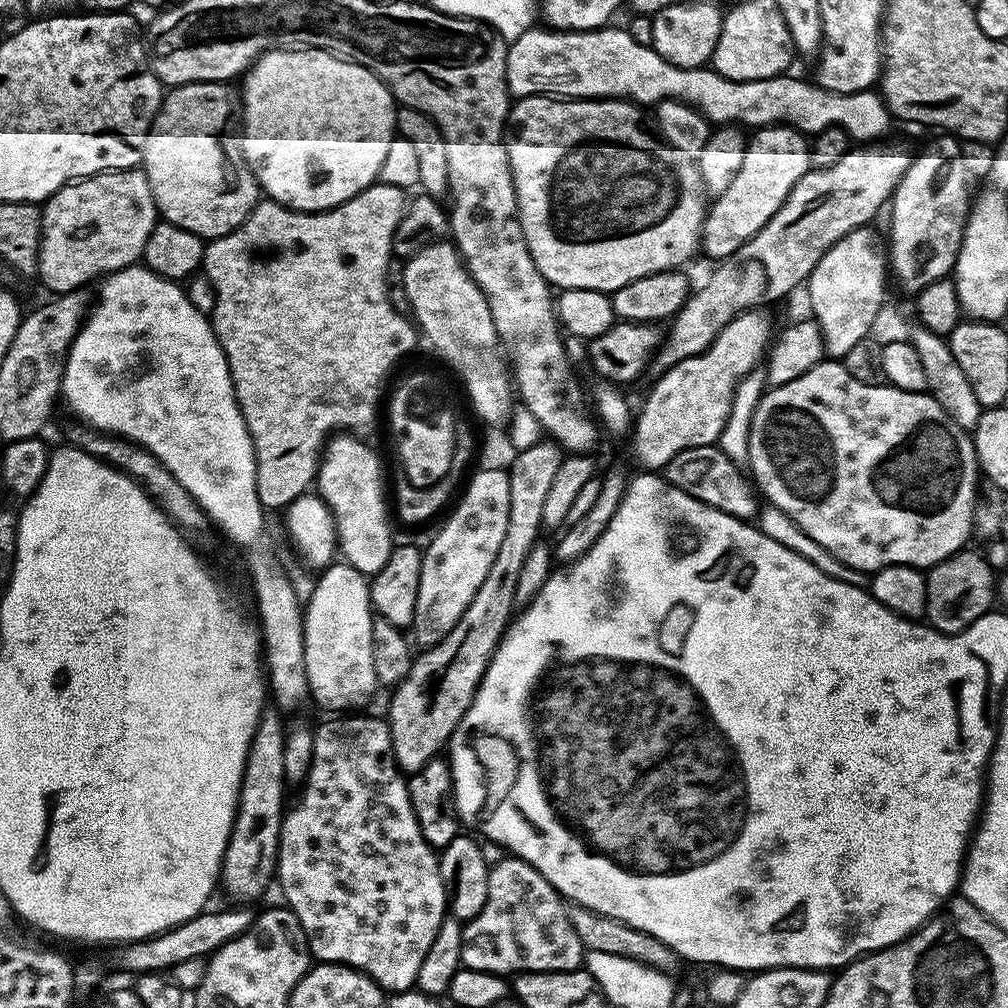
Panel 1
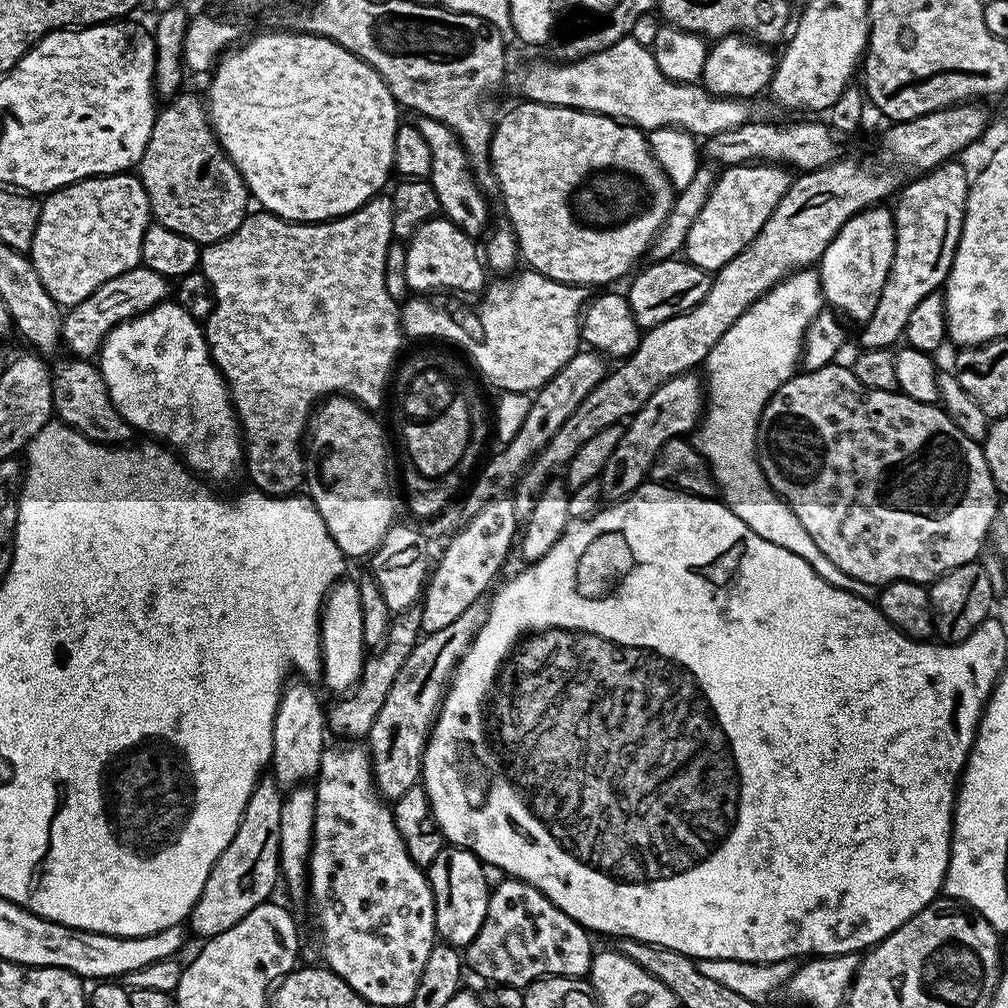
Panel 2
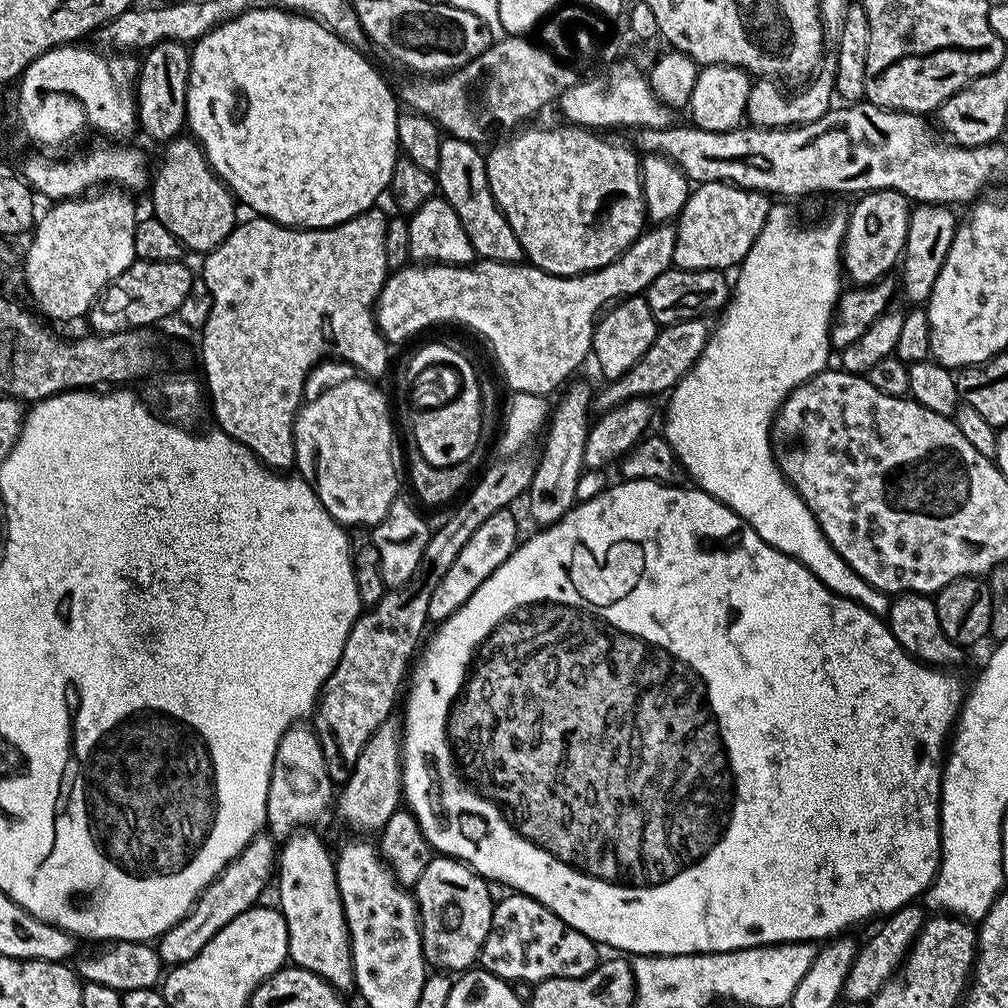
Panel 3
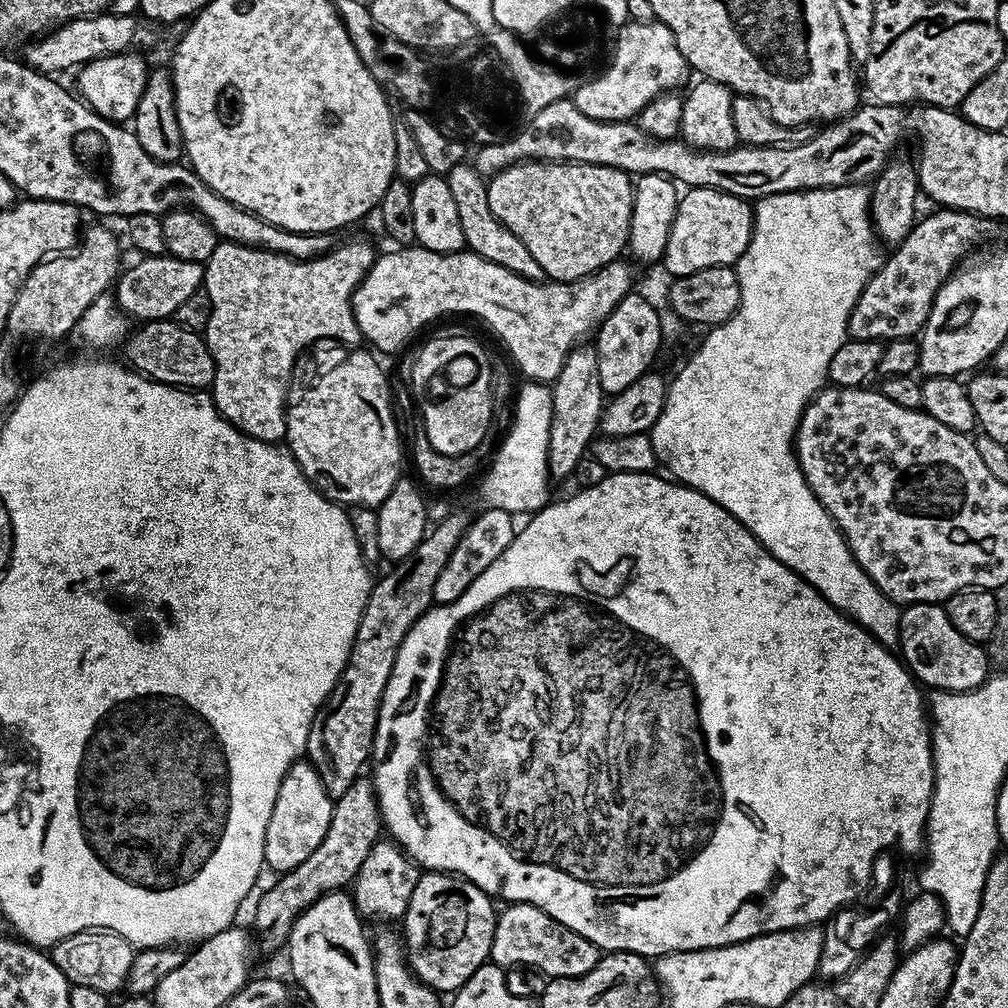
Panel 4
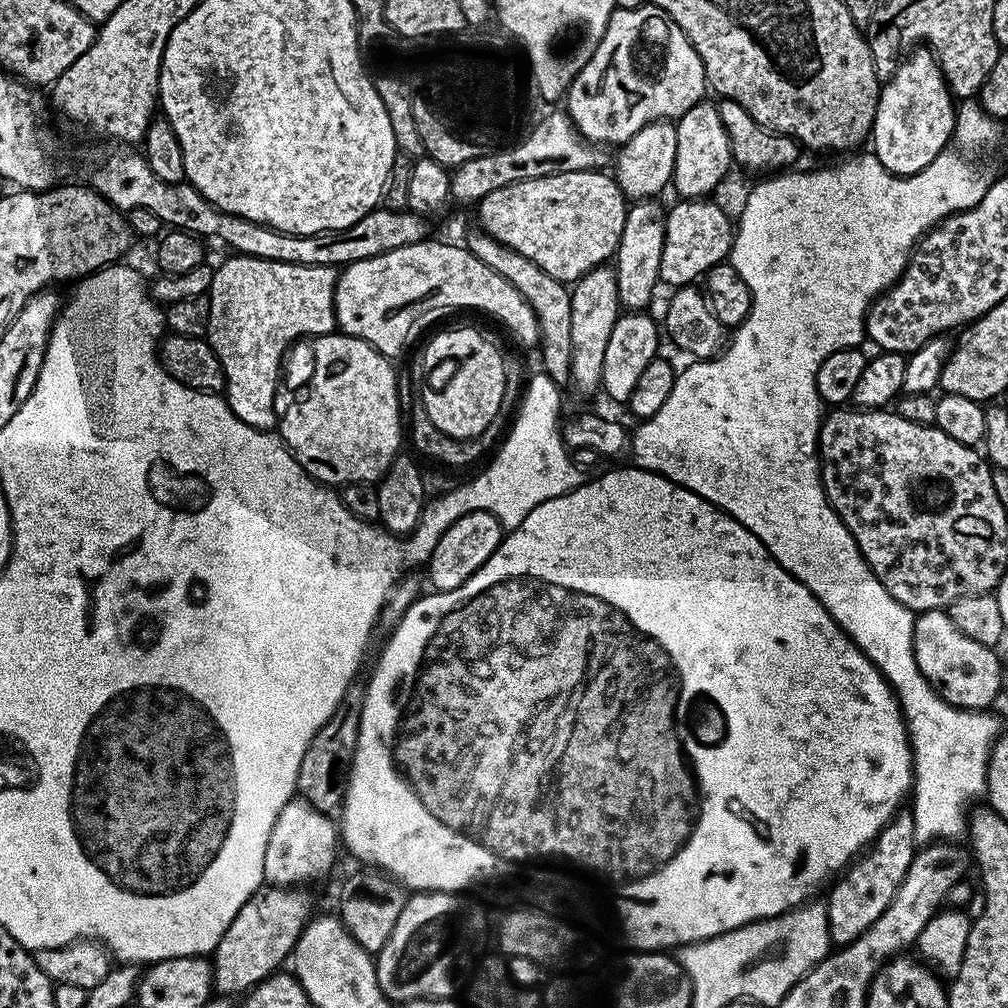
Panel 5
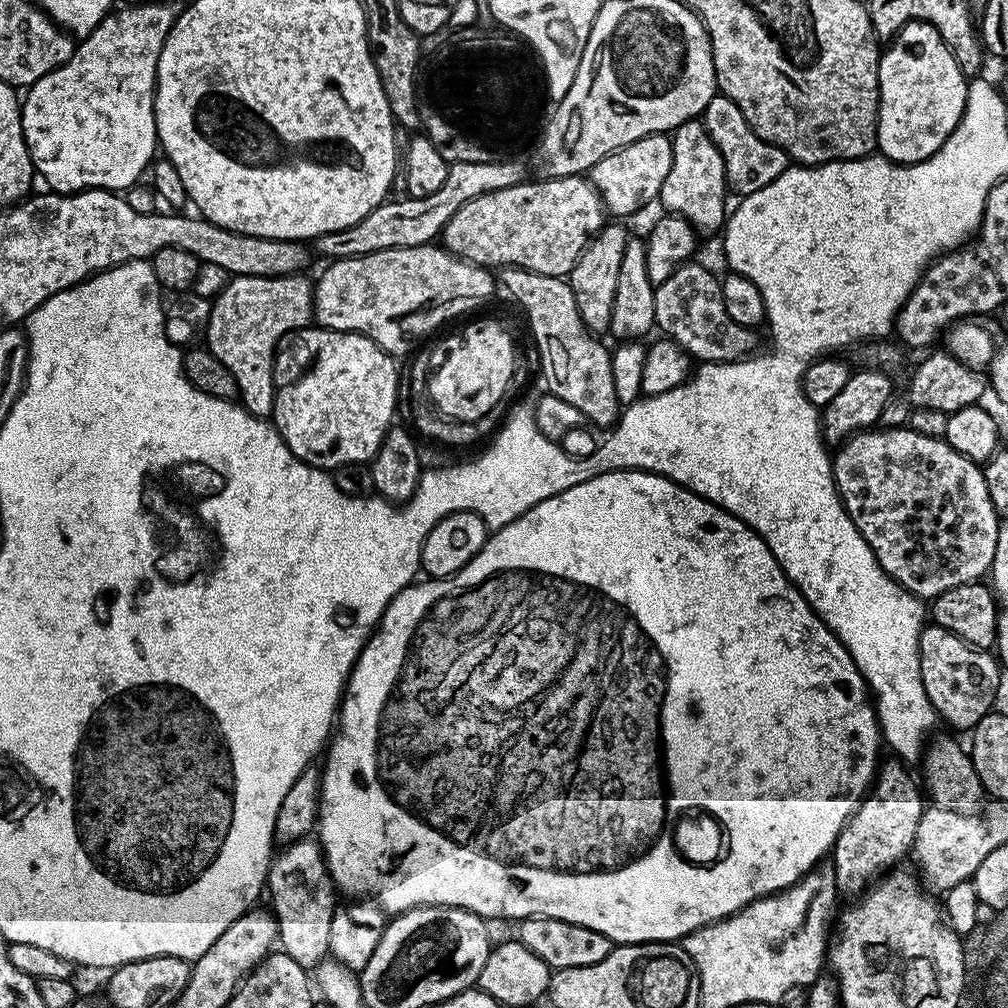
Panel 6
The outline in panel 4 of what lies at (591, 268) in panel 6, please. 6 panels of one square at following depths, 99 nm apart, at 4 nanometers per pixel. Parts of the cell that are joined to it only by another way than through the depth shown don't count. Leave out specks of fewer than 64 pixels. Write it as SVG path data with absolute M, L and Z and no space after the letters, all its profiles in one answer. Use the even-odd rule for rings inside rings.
M584 342L572 348L552 385L550 438L548 439L548 473L556 481L575 473L582 456L587 453L599 429L600 416L606 403L606 393L599 381L598 358L595 345Z

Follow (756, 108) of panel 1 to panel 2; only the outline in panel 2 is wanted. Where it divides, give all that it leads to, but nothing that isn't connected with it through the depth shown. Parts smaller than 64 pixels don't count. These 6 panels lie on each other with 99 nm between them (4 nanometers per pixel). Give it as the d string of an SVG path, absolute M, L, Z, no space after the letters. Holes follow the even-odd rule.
M630 38L614 42L601 53L590 54L581 60L568 60L563 63L548 64L545 68L540 64L530 65L520 76L520 92L524 95L521 97L533 104L549 104L563 108L577 108L583 112L597 112L599 116L608 116L611 120L632 124L641 130L681 128L682 131L689 132L697 138L707 138L729 132L753 119L751 103L748 100L738 100L734 96L714 96L707 92L703 83L700 82L683 84L666 78L666 74L658 70L658 62L654 62L652 49Z

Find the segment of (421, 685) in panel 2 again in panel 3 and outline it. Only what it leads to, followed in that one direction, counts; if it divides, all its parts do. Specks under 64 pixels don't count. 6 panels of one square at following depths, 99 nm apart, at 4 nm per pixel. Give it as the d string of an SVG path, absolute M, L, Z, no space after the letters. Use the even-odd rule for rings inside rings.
M390 718L374 730L370 742L358 754L358 762L350 774L348 780L343 781L341 790L338 792L338 799L335 801L334 808L340 811L340 816L353 828L353 833L368 834L364 832L379 833L380 829L390 822L390 814L394 814L402 804L402 781L400 779L400 761L402 759L402 724L399 719Z

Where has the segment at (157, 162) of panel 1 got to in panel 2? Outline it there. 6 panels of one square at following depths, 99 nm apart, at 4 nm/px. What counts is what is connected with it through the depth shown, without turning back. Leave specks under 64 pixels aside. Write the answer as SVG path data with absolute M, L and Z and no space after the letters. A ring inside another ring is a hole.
M177 94L167 101L165 108L156 113L156 121L150 134L150 142L146 142L146 150L138 165L138 175L148 195L148 211L155 223L175 230L178 234L186 234L194 243L207 246L224 240L249 215L250 193L244 184L240 171L230 162L224 152L216 131L212 129L212 121L208 118L208 110L203 99L196 96Z

